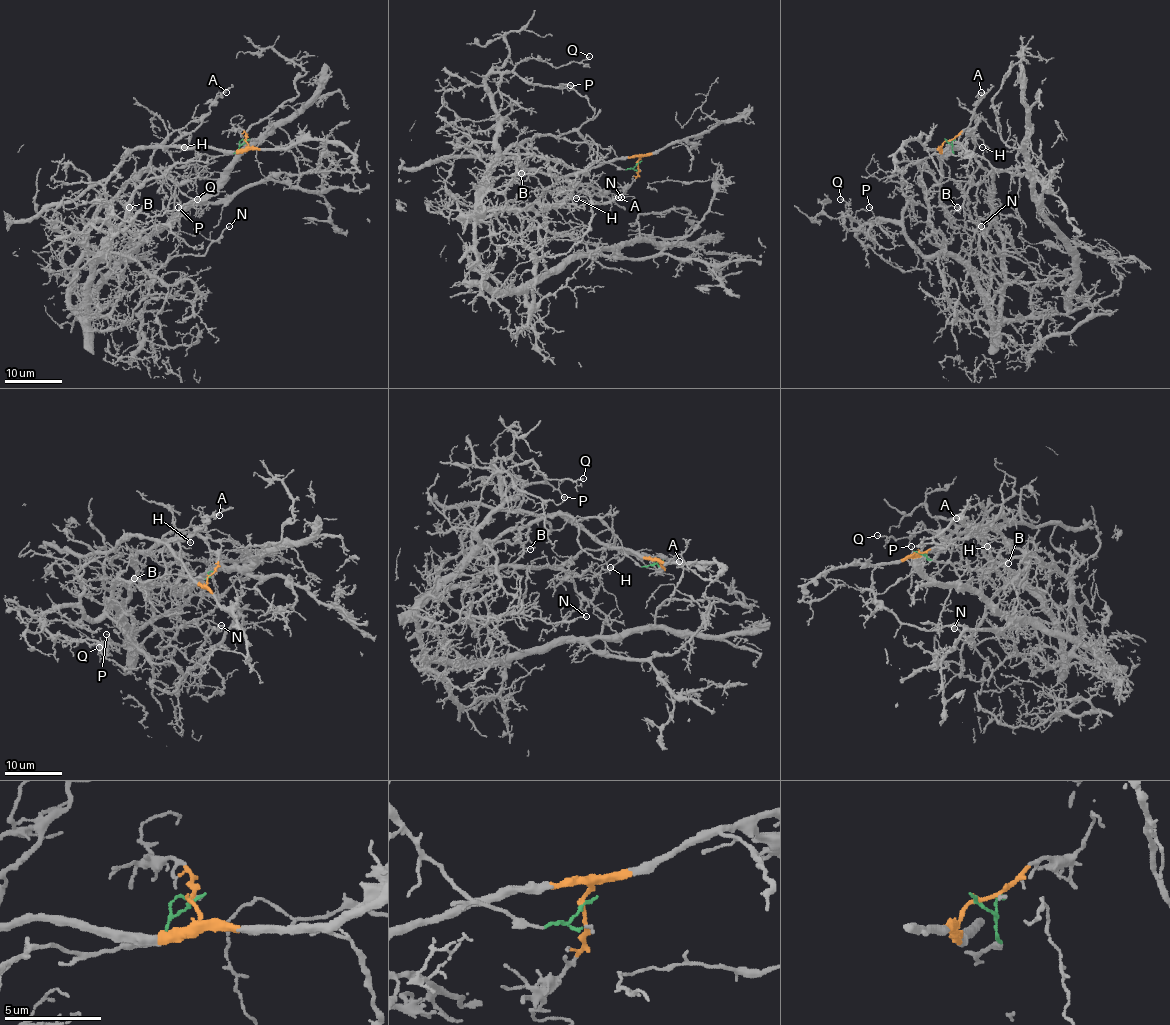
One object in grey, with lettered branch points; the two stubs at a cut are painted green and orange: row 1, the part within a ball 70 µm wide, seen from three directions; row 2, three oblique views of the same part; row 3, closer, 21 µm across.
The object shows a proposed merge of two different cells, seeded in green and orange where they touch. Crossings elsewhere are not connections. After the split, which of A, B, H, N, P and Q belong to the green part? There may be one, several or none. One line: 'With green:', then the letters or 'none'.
With green: B, N, P, Q

